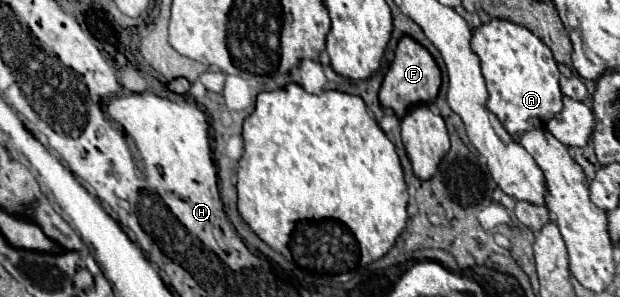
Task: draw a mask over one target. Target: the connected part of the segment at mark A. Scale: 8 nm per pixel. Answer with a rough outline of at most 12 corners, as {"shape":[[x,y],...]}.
{"shape":[[473,30],[487,106],[515,140],[561,112],[557,62],[533,32]]}

